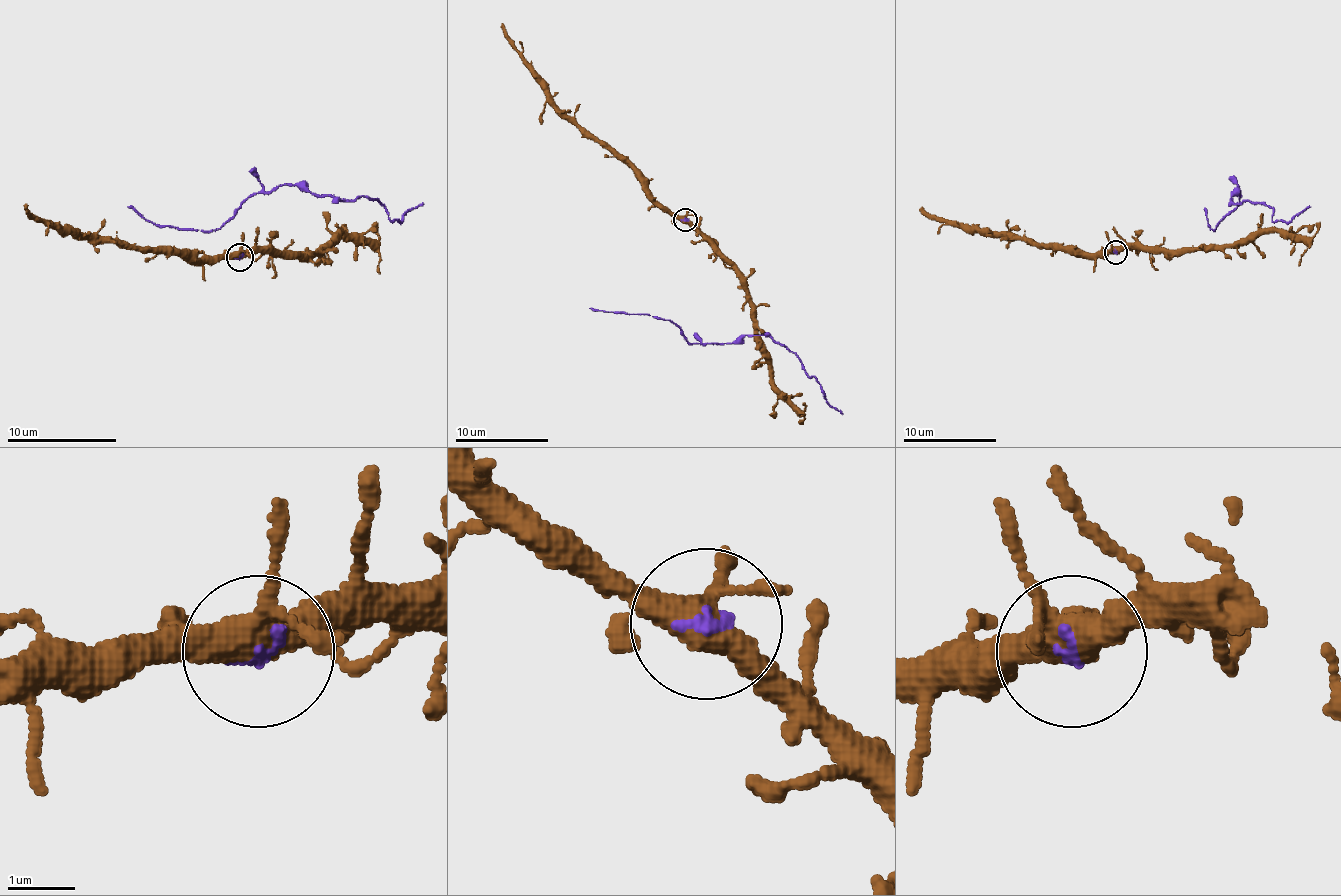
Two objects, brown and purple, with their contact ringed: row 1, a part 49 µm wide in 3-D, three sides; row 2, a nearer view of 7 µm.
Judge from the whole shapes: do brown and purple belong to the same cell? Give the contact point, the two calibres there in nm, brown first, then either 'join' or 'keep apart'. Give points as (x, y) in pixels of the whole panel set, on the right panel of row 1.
at (1115, 252); 400 nm thick on the brown side, 120 nm on the other; join

